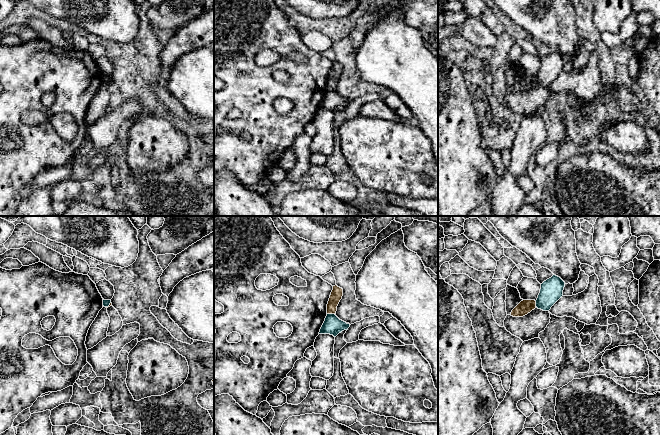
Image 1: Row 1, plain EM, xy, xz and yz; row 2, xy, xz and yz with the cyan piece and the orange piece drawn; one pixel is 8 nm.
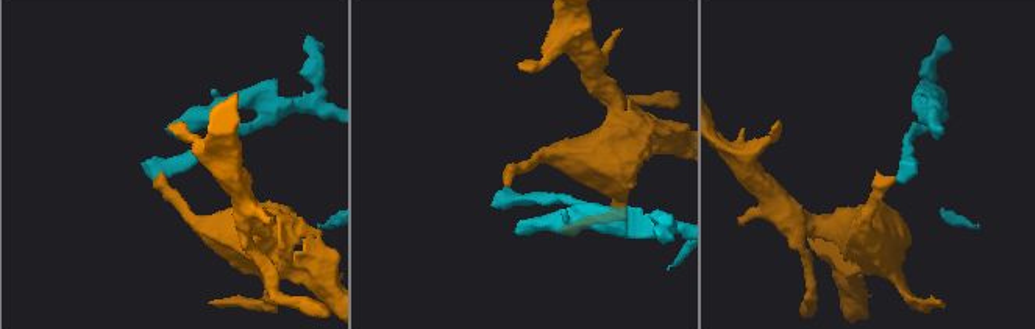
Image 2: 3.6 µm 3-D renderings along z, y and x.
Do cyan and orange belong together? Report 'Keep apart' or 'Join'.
Keep apart

